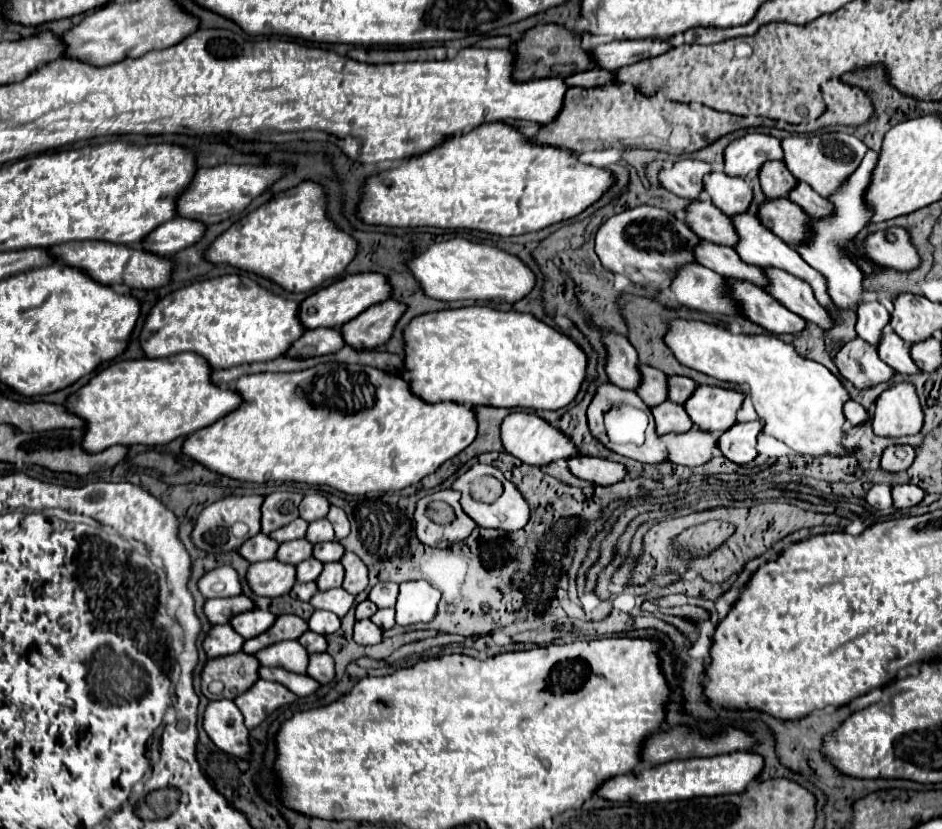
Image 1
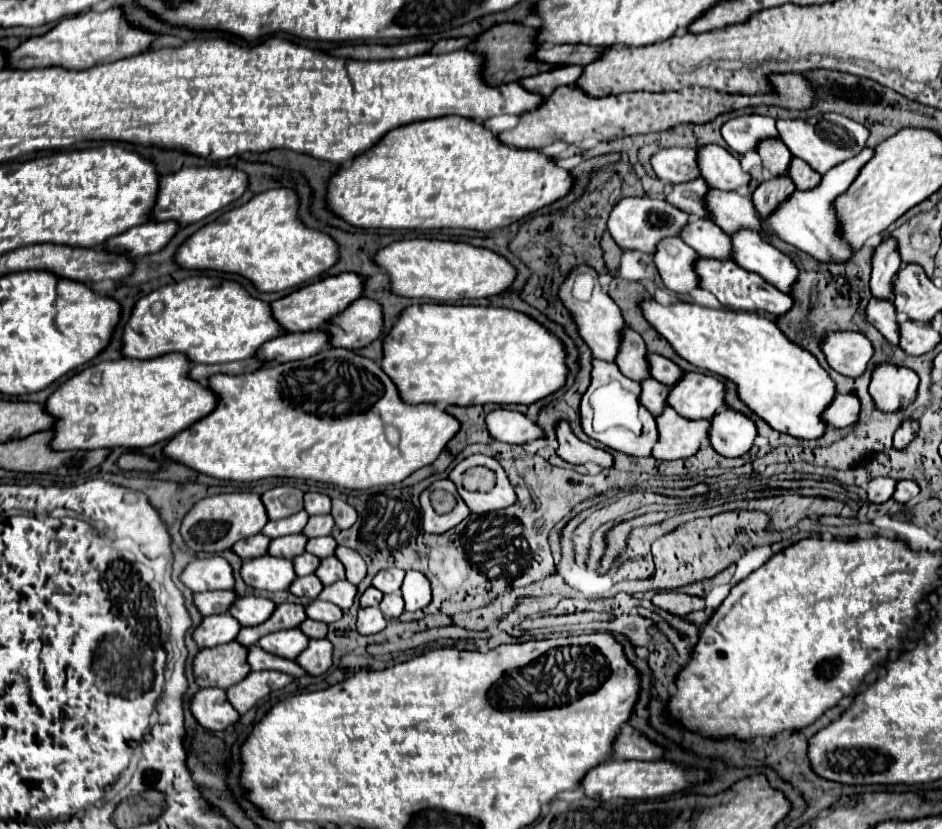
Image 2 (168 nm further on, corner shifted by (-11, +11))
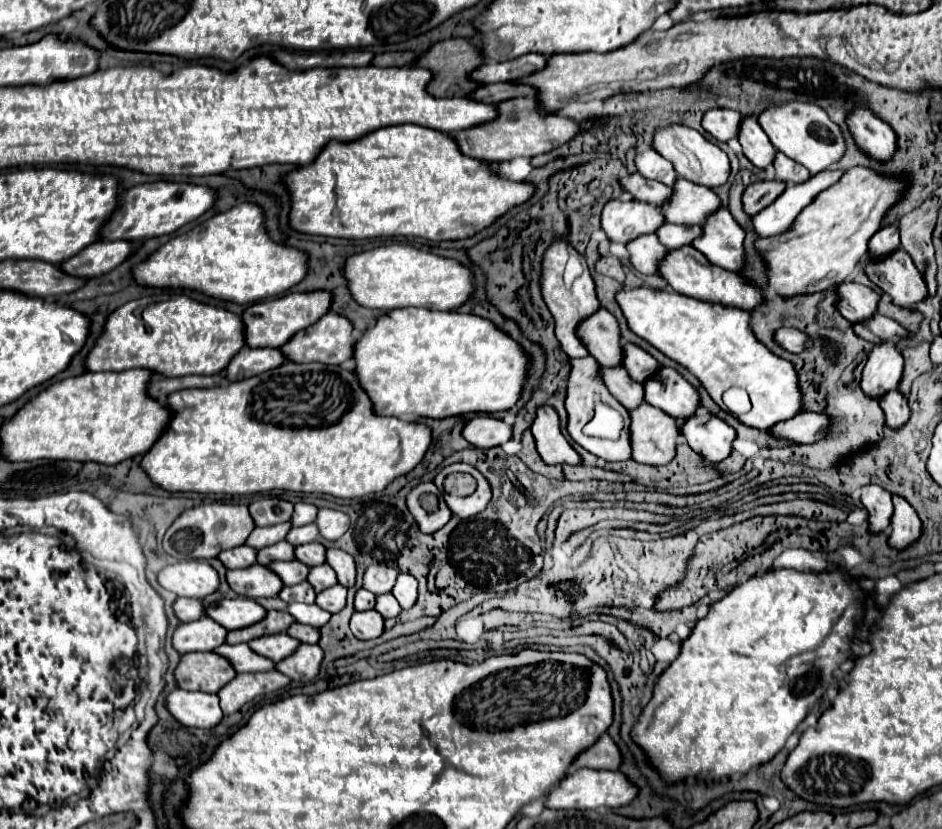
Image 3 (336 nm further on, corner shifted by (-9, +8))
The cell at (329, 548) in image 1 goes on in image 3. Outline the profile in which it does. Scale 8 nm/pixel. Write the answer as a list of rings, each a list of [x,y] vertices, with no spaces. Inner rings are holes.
[[[321,543],[299,545],[299,547],[295,547],[295,557],[301,563],[305,563],[307,567],[315,567],[315,565],[321,565],[325,561],[325,547]]]

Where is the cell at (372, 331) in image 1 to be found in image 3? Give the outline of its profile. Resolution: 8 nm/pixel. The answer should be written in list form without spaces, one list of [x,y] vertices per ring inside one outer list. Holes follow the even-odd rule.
[[[325,313],[315,325],[297,333],[293,341],[283,345],[291,361],[321,361],[341,365],[353,357],[355,337],[353,323],[339,313]]]

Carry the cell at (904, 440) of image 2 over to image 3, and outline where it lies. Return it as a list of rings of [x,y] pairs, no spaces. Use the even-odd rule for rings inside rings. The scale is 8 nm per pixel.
[[[893,391],[893,393],[887,393],[885,397],[881,397],[879,405],[883,407],[887,425],[891,429],[901,429],[909,421],[909,417],[911,417],[909,403],[907,403],[907,399],[901,397],[899,391]]]

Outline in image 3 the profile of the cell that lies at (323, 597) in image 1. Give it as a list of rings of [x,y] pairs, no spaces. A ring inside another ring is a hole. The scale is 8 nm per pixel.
[[[337,583],[337,585],[321,591],[321,593],[317,595],[317,601],[315,601],[315,603],[317,603],[321,609],[329,611],[329,613],[339,613],[339,611],[345,607],[345,599],[347,599],[347,587],[343,587],[343,585]]]

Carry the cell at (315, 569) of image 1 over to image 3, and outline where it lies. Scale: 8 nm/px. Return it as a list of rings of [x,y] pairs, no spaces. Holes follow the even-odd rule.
[[[293,559],[293,561],[275,561],[269,565],[285,585],[297,585],[303,583],[307,579],[309,567],[305,567],[301,561]]]

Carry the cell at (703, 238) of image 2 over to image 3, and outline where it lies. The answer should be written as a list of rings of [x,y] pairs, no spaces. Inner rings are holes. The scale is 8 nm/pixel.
[[[665,223],[661,225],[661,229],[657,229],[657,237],[659,241],[667,247],[667,249],[679,249],[683,245],[691,245],[697,237],[701,237],[703,229],[699,225],[673,225],[673,223]]]

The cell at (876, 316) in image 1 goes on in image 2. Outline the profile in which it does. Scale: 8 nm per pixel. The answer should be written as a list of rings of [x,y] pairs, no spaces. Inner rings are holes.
[[[885,236],[879,246],[873,250],[873,262],[871,262],[871,292],[875,298],[885,298],[889,300],[891,294],[891,282],[895,274],[901,268],[901,258],[899,258],[899,248],[895,238]]]

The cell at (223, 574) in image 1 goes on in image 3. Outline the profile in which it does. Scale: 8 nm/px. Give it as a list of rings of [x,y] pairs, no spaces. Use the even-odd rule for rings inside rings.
[[[179,561],[165,567],[157,581],[167,591],[177,593],[179,597],[207,597],[215,593],[221,585],[219,573],[207,561]]]

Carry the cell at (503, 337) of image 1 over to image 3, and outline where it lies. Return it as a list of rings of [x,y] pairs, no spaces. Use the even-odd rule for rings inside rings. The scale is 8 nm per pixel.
[[[403,307],[381,315],[375,327],[357,341],[353,357],[357,361],[355,373],[361,377],[361,385],[369,389],[375,413],[393,417],[417,413],[419,417],[433,419],[511,409],[521,399],[531,365],[531,355],[521,347],[521,343],[517,343],[509,333],[497,329],[489,319],[455,311],[429,311],[423,307]]]

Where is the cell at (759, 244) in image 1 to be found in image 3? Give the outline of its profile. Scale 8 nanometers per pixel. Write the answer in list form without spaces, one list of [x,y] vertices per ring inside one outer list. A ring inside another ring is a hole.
[[[679,179],[673,185],[673,201],[663,207],[665,219],[669,223],[679,225],[703,225],[707,217],[721,209],[719,195],[703,185],[691,183],[687,179]]]

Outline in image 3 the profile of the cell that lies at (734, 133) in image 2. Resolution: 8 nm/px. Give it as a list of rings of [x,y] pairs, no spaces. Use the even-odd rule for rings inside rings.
[[[711,109],[703,117],[703,127],[707,133],[711,133],[717,141],[727,143],[733,137],[739,137],[743,115],[729,109]]]

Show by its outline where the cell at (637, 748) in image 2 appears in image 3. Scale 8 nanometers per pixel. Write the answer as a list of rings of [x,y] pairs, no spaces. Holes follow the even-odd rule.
[[[603,733],[597,739],[597,745],[593,745],[593,749],[587,749],[585,753],[581,753],[581,757],[577,757],[575,765],[577,767],[589,767],[589,769],[619,769],[623,761],[623,755],[617,747],[617,743],[611,739],[609,733]]]

